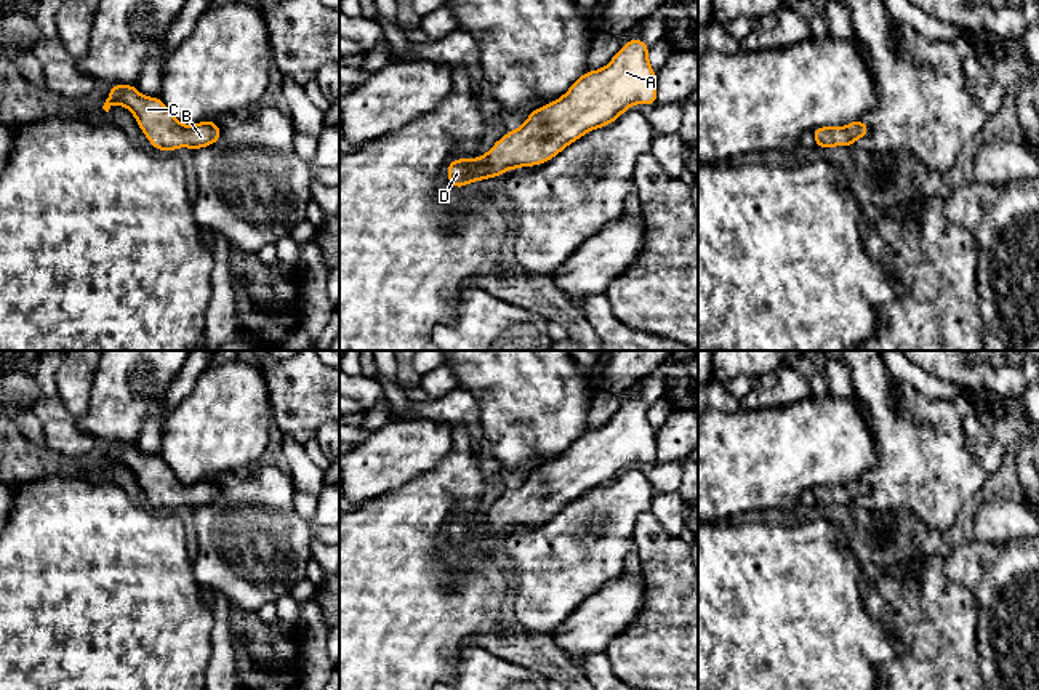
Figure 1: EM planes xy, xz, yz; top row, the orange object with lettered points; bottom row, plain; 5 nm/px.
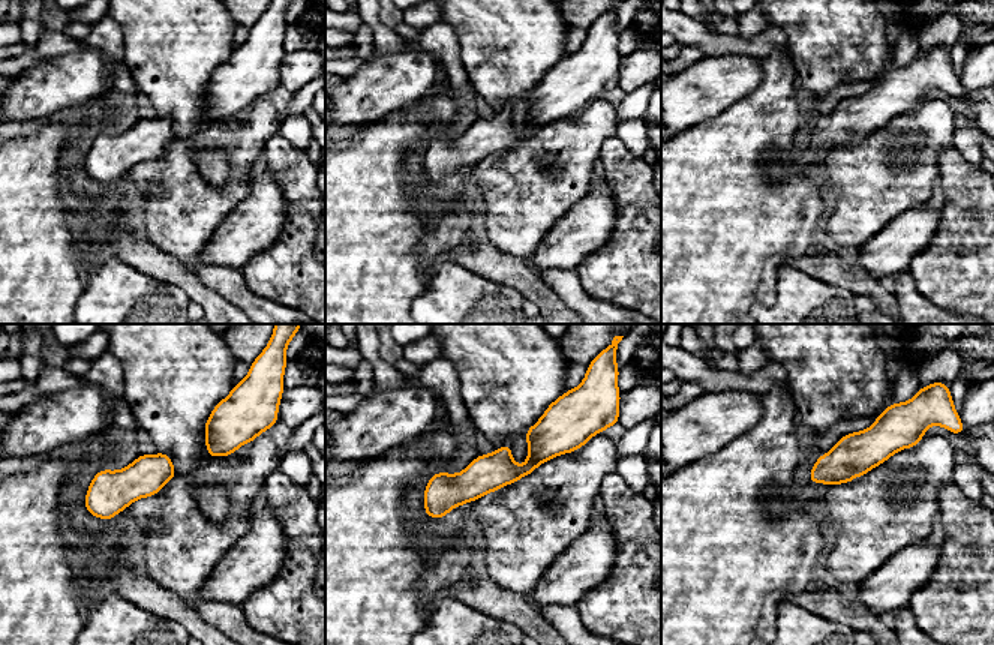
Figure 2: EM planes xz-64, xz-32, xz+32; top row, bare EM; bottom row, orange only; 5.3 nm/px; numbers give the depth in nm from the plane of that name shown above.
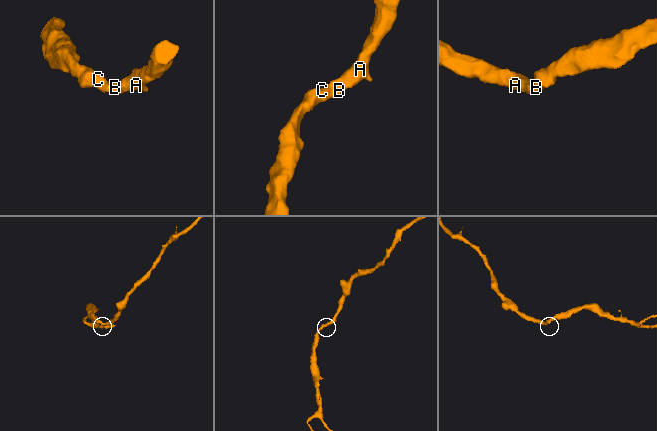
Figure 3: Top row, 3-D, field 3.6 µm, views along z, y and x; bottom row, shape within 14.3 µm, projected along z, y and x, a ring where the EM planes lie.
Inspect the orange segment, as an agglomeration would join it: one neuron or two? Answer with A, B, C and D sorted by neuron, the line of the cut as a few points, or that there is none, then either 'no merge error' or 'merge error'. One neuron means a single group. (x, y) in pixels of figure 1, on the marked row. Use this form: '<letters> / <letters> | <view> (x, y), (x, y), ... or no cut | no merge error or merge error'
A B C D | no cut | no merge error

